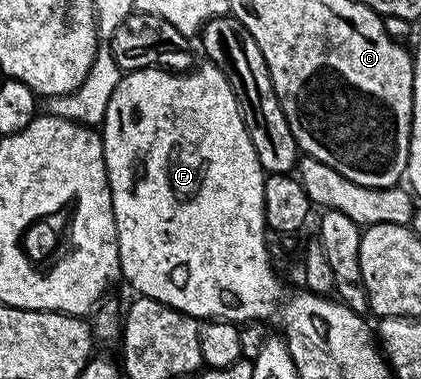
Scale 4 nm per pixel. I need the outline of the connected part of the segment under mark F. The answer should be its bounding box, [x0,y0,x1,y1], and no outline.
[100,60,282,324]

